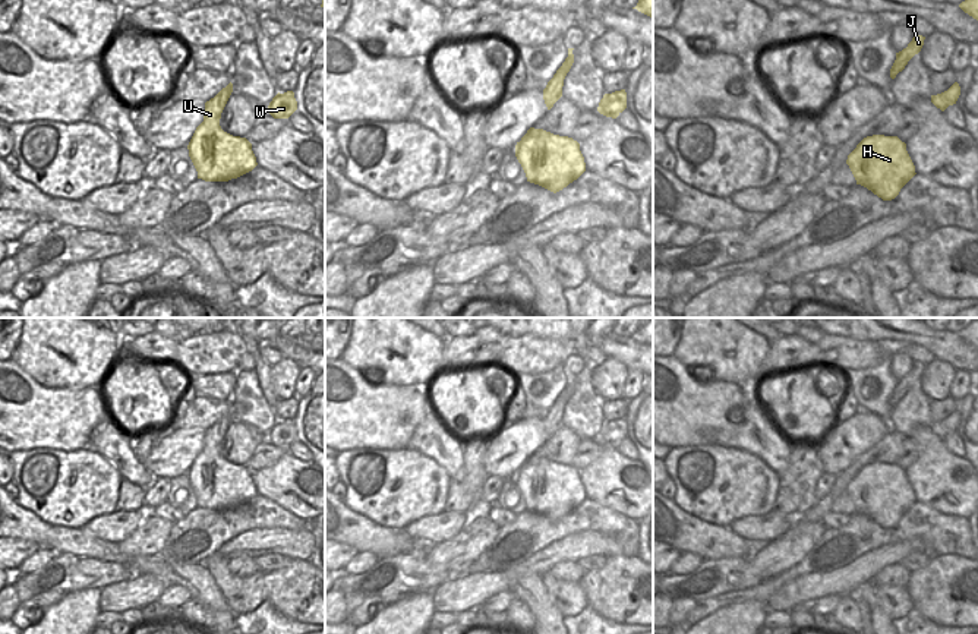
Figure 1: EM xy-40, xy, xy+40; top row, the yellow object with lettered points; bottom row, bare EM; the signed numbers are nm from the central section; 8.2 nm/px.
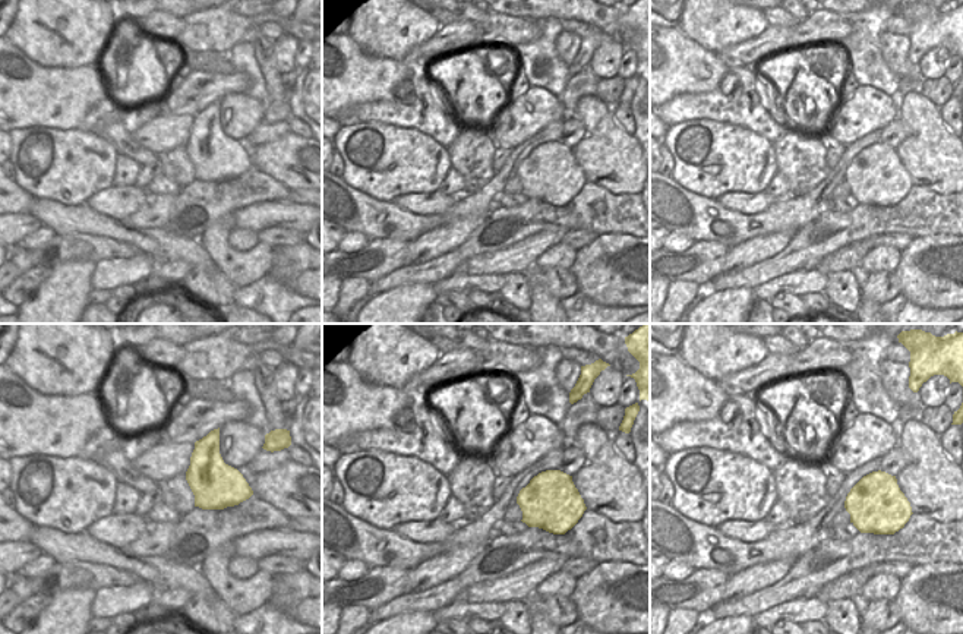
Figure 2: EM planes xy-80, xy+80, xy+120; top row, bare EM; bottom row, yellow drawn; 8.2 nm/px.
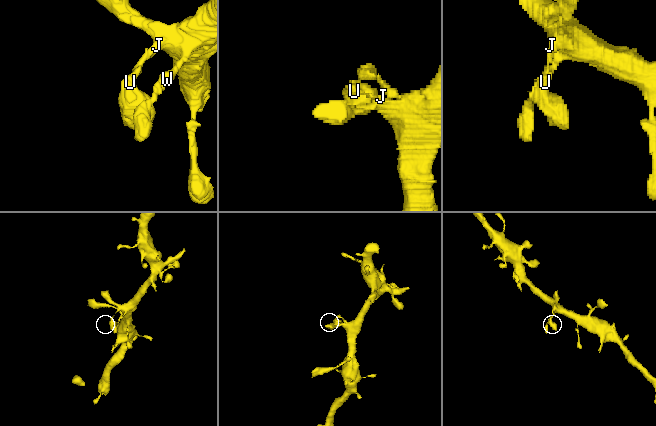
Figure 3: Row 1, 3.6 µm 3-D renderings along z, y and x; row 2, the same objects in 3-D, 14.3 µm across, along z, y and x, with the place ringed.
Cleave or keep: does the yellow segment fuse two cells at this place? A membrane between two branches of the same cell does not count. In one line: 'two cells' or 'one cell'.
one cell

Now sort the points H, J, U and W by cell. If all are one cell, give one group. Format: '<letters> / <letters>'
H J U W

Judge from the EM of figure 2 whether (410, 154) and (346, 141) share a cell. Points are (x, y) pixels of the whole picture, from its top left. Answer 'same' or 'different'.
same

